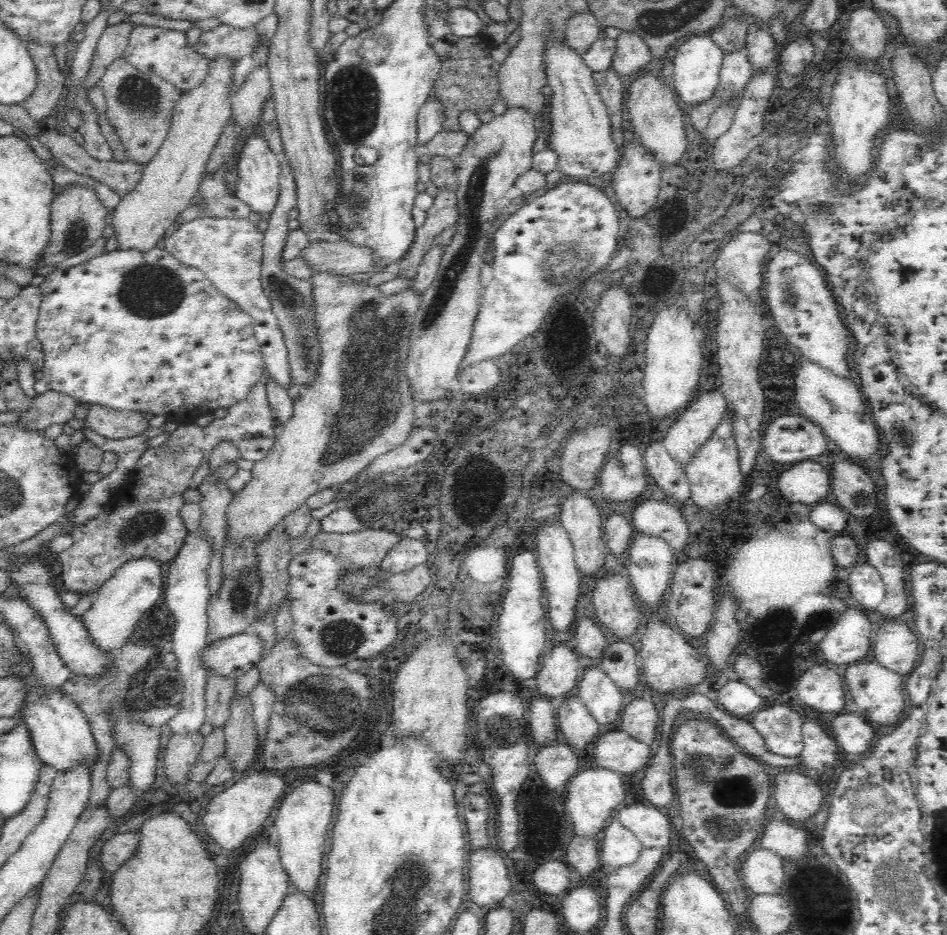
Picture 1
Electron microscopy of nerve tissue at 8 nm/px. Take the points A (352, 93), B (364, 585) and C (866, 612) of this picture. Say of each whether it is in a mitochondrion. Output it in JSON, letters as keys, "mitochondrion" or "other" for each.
{"A":"mitochondrion","B":"mitochondrion","C":"other"}

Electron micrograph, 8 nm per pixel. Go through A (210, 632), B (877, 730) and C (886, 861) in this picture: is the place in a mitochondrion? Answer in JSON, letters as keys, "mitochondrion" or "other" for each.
{"A":"other","B":"other","C":"mitochondrion"}

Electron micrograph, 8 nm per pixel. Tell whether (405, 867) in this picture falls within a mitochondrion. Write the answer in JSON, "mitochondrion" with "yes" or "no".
{"mitochondrion":"yes"}

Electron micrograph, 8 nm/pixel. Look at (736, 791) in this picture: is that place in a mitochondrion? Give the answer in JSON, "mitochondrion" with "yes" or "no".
{"mitochondrion":"yes"}

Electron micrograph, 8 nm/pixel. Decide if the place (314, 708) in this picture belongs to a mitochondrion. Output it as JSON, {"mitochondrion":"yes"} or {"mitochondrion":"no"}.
{"mitochondrion":"yes"}

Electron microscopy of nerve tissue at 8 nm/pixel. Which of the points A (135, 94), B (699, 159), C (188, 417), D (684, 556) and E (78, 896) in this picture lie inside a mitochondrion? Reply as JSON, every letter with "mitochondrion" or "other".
{"A":"mitochondrion","B":"other","C":"other","D":"other","E":"other"}

